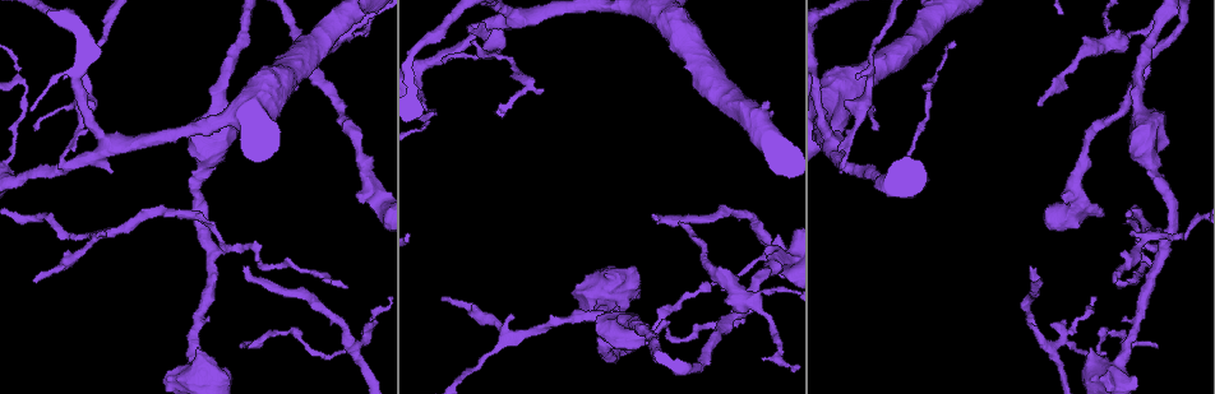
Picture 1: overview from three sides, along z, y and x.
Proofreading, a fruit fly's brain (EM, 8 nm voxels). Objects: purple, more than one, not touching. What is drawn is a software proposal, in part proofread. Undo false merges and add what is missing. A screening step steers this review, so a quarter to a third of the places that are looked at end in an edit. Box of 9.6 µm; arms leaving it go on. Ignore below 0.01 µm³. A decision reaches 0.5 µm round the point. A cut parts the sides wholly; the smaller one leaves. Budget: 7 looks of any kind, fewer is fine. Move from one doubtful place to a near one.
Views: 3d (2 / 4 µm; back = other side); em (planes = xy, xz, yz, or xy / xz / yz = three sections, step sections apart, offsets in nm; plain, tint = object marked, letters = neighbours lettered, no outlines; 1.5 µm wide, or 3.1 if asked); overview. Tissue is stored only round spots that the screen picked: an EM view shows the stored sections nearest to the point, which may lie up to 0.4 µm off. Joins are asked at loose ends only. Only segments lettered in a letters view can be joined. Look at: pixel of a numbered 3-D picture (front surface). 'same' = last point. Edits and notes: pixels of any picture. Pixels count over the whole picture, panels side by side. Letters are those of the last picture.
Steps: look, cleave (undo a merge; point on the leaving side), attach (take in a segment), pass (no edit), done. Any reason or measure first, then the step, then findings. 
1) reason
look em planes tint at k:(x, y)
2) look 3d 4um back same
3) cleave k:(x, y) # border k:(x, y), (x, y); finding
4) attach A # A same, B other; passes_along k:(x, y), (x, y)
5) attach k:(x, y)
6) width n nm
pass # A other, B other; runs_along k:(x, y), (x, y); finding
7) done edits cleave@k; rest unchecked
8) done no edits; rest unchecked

narrows sharply
look 3d 4um at 1:(842, 165)

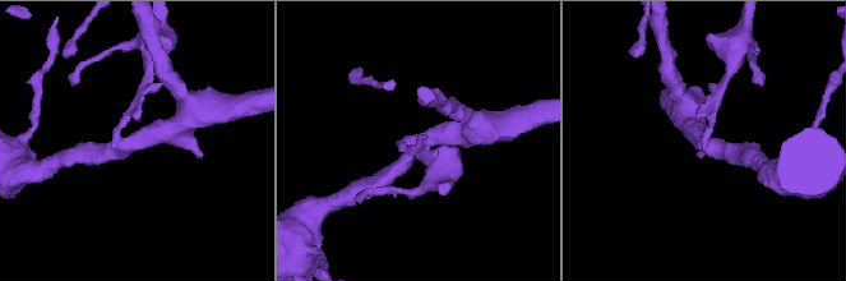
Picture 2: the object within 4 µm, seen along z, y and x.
arms 3; need the tissue
look em planes letters at 2:(130, 145)

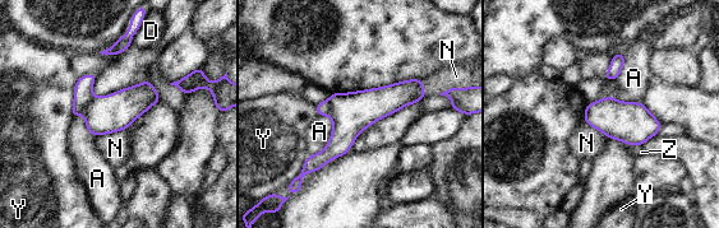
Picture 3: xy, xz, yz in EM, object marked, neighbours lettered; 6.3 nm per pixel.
width 240 nm
cleave 3:(83, 96) # A other, D other, N other, Y other, Z other; border 3:(95, 97), (83, 114); a second neuron is stuck on

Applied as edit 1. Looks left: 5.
redraw
look overview

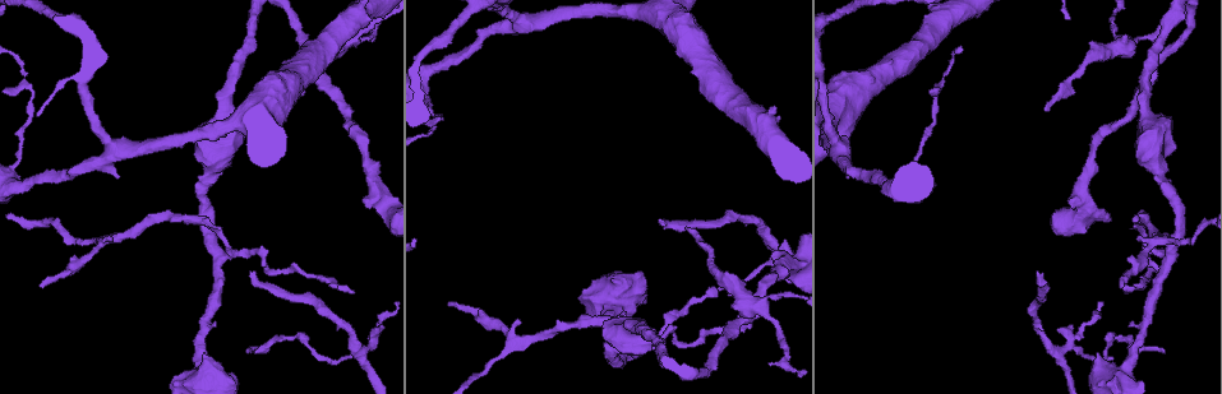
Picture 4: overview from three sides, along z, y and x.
branch stops here
look em planes letters at 4:(660, 220)

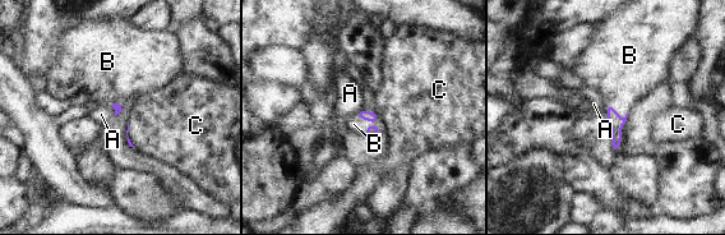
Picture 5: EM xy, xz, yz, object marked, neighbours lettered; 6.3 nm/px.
attach B # A other, B same, C other; passes_along 5:(363, 114), (369, 119), (354, 124); the neuron continues

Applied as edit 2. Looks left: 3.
done edits cleave@3, attach@5; rest unchecked

